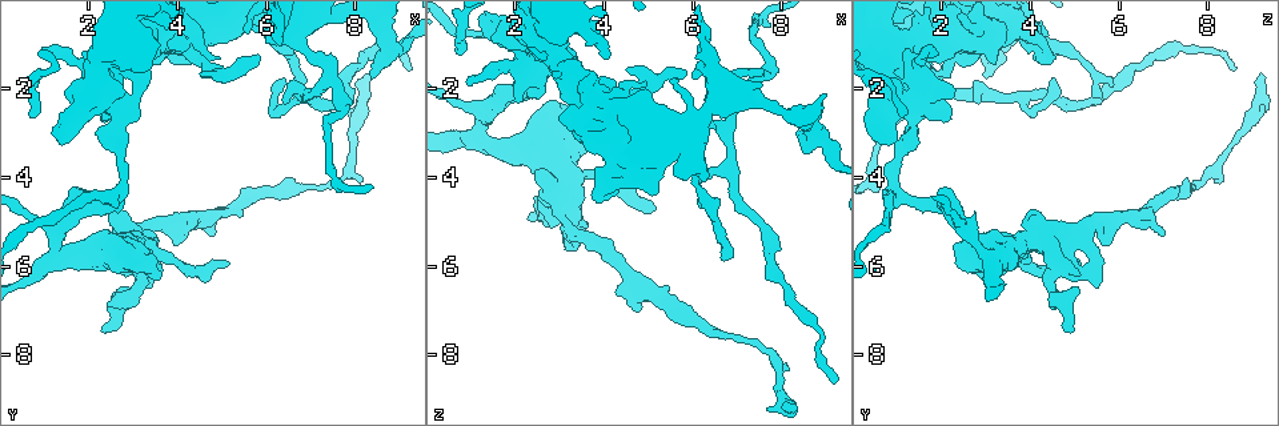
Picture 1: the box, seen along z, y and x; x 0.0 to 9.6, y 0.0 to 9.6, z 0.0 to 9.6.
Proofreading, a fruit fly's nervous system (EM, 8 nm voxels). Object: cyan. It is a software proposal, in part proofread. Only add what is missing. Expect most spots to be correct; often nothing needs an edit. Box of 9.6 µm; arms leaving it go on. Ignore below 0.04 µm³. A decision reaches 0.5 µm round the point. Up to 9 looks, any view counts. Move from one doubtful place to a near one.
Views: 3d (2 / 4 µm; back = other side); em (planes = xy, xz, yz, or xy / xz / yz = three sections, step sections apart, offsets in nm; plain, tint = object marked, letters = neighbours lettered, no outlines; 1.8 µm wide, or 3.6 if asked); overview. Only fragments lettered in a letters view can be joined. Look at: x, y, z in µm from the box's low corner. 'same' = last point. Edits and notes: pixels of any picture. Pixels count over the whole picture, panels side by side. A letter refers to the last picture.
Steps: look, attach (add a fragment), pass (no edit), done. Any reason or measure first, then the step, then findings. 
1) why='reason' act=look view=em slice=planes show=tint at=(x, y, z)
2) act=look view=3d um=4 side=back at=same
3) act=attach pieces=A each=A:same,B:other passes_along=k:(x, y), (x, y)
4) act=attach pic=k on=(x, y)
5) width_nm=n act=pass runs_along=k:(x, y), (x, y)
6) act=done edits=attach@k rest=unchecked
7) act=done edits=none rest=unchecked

why='sudden change in width' act=look view=em um=3.6 slice=xz step=8 show=tint at=(3.05, 5.50, 3.95)

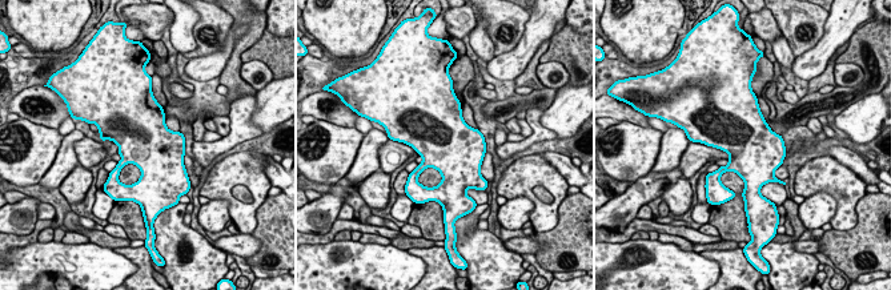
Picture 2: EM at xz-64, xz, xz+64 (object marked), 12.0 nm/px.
act=look view=em um=3.6 slice=xy step=16 show=letters at=same

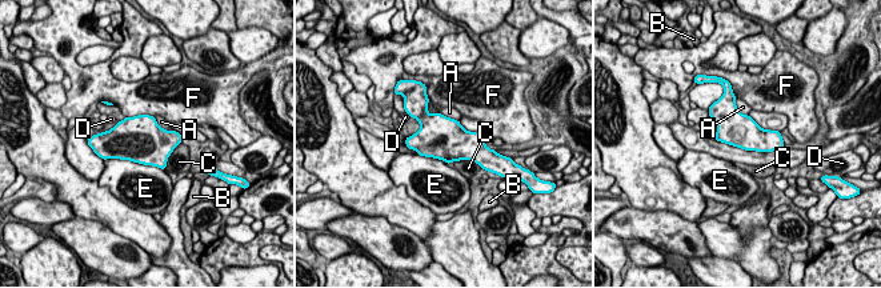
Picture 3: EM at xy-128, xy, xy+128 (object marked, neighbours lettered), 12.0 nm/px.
longest_contact=E:750nm act=pass each=A:other,B:other,C:other,D:other,E:other,F:other border=3:(105, 159), (128, 159), (164, 171) found='none of them fits'

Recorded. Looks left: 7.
why='free end' act=look view=em slice=planes show=letters at=(2.30, 7.50, 4.85)

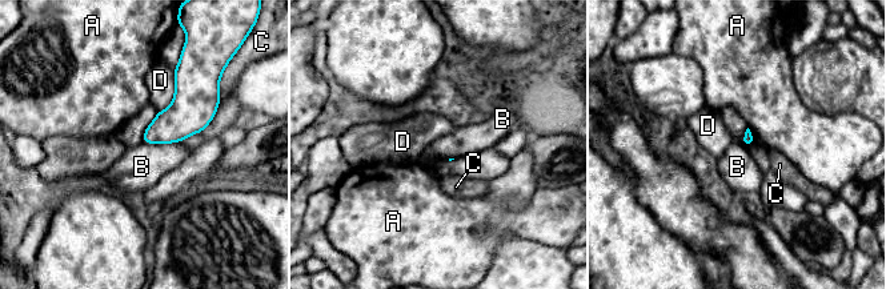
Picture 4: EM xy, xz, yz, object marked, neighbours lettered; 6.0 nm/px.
act=pass each=A:other,B:other,C:other,D:other border=4:(143, 140), (151, 144), (179, 143) found='no lettered fragment goes on from it'

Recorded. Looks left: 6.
why='stops while still wide' act=look view=em slice=yz step=16 show=letters at=(4.15, 1.15, 1.80)

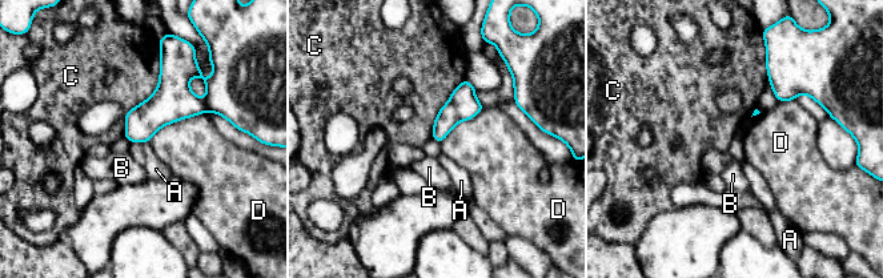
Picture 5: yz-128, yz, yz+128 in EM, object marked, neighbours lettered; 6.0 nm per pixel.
act=look view=em slice=planes show=letters at=same

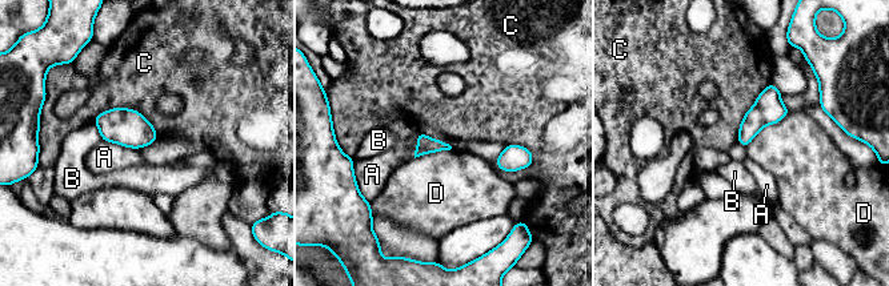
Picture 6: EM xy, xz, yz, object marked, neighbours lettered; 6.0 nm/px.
act=pass each=A:other,B:other,C:other,D:other border=6:(789, 112), (767, 124), (745, 146) found='none of them fits'

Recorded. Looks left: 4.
why='abrupt turn' act=look view=em um=3.6 slice=xz step=4 show=tint at=(4.15, 0.80, 3.90)

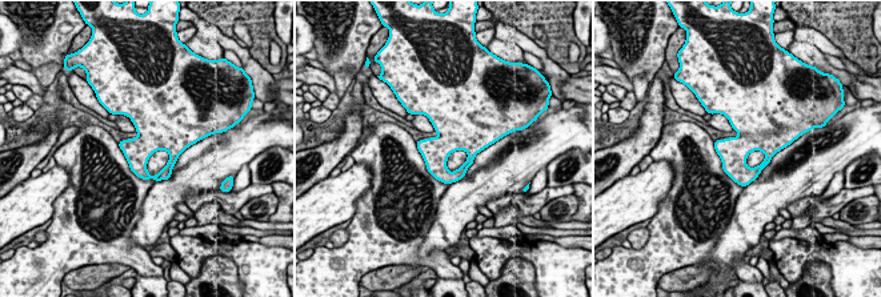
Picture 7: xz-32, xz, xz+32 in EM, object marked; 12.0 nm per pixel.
why='another direction' act=look view=em um=3.6 slice=planes show=letters at=same

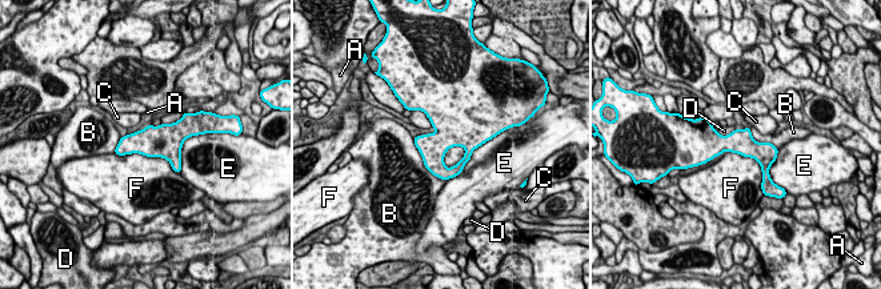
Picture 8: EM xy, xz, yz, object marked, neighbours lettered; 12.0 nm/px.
width_nm=300 longest_contact=F:850nm act=pass each=A:other,B:other,C:other,D:other,E:other,F:other found='no lettered fragment goes on from it'

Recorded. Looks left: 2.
act=done edits=none rest=unchecked

